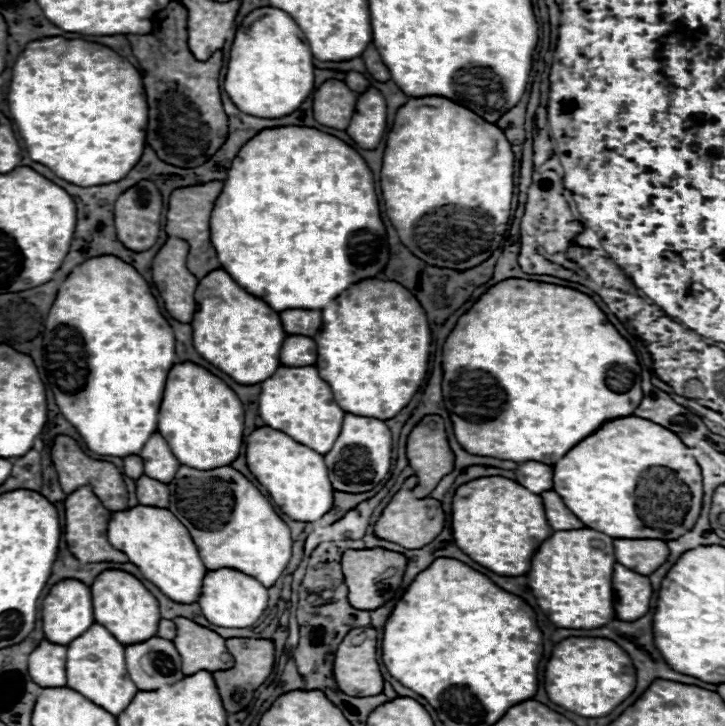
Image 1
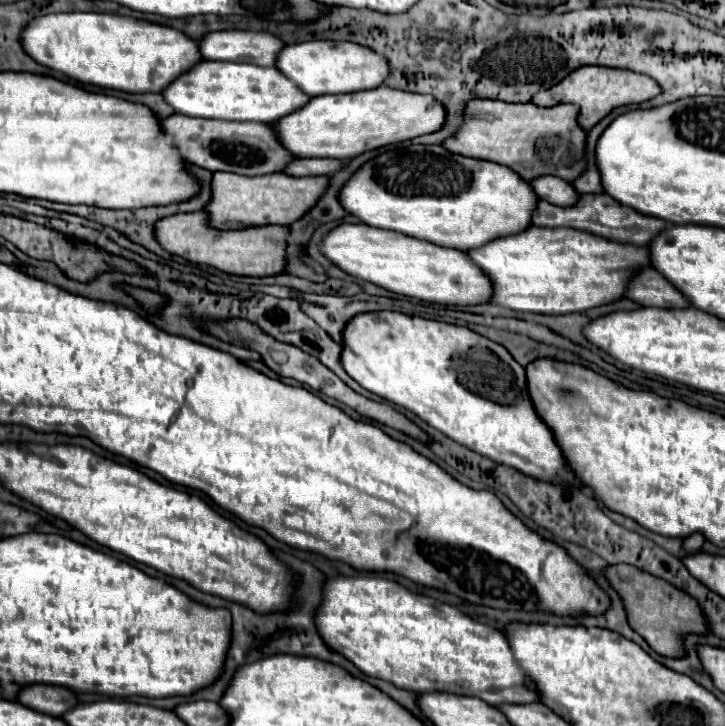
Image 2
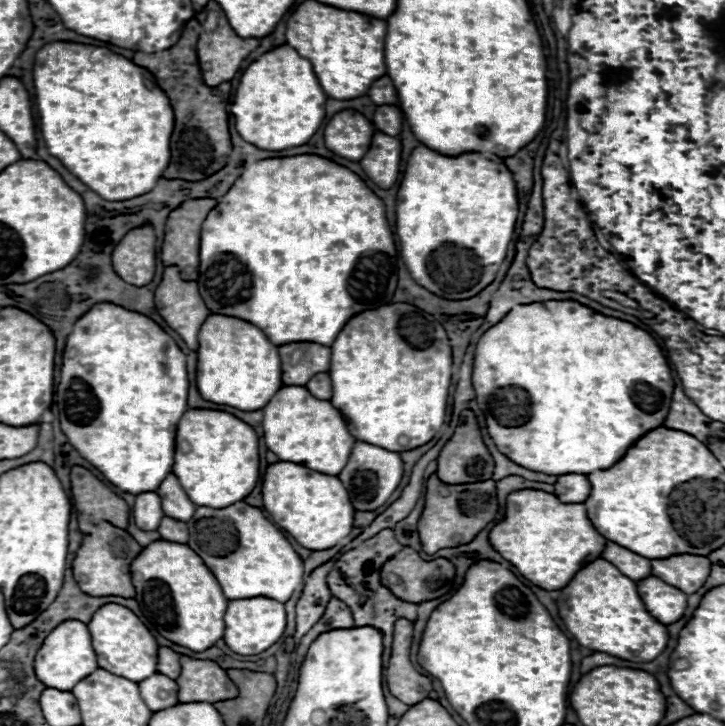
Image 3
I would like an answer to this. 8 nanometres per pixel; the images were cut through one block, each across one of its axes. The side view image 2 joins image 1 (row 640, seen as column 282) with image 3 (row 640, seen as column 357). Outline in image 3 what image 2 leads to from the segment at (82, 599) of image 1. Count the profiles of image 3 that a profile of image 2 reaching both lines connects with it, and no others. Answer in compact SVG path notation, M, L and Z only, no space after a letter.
M66 620L66 624L58 624L50 636L42 642L36 660L34 660L34 672L40 682L44 682L48 688L58 690L72 690L82 678L92 674L98 668L96 664L96 652L92 650L92 636L86 628L86 624L78 624L76 620Z

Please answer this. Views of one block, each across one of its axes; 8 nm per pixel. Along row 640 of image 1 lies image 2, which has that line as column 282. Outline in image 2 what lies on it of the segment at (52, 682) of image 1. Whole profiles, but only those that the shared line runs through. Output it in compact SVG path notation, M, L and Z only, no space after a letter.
M250 30L210 32L204 40L200 40L204 60L248 62L256 66L274 66L282 48L284 42L278 36Z

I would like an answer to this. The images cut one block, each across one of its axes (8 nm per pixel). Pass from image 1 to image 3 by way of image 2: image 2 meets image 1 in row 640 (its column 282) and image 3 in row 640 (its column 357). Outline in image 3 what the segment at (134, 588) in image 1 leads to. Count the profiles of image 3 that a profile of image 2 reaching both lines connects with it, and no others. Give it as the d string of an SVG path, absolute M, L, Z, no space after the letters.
M104 604L102 608L98 608L98 612L94 612L88 630L100 668L134 682L140 682L156 672L158 642L130 608L120 604Z

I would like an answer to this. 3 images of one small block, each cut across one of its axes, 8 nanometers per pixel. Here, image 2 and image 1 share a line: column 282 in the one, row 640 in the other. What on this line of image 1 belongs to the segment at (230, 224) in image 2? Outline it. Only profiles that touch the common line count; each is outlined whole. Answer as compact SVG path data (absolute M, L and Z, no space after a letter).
M174 618L174 624L176 624L174 646L182 656L184 676L192 676L198 670L216 672L234 666L234 660L226 650L222 636L188 618Z

